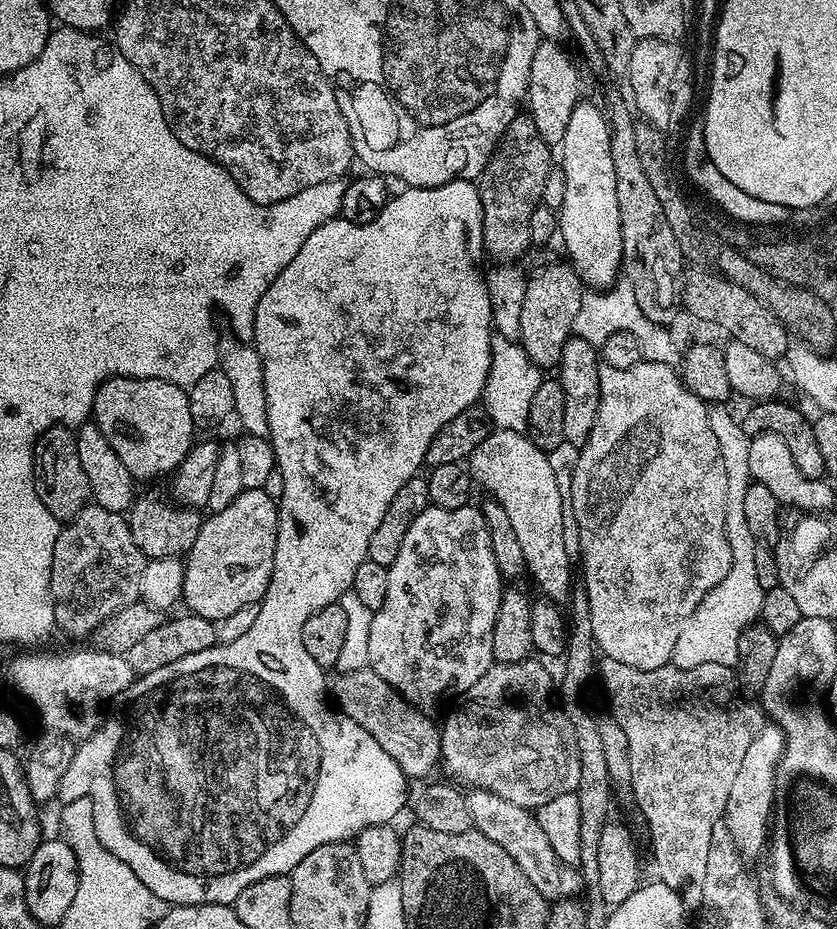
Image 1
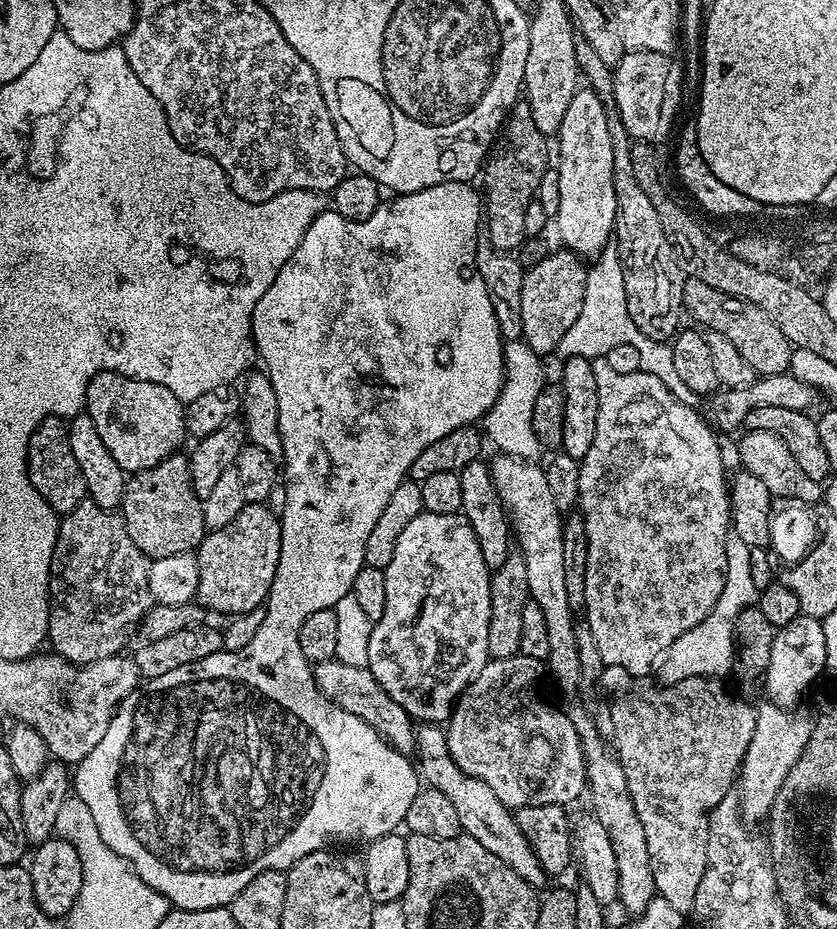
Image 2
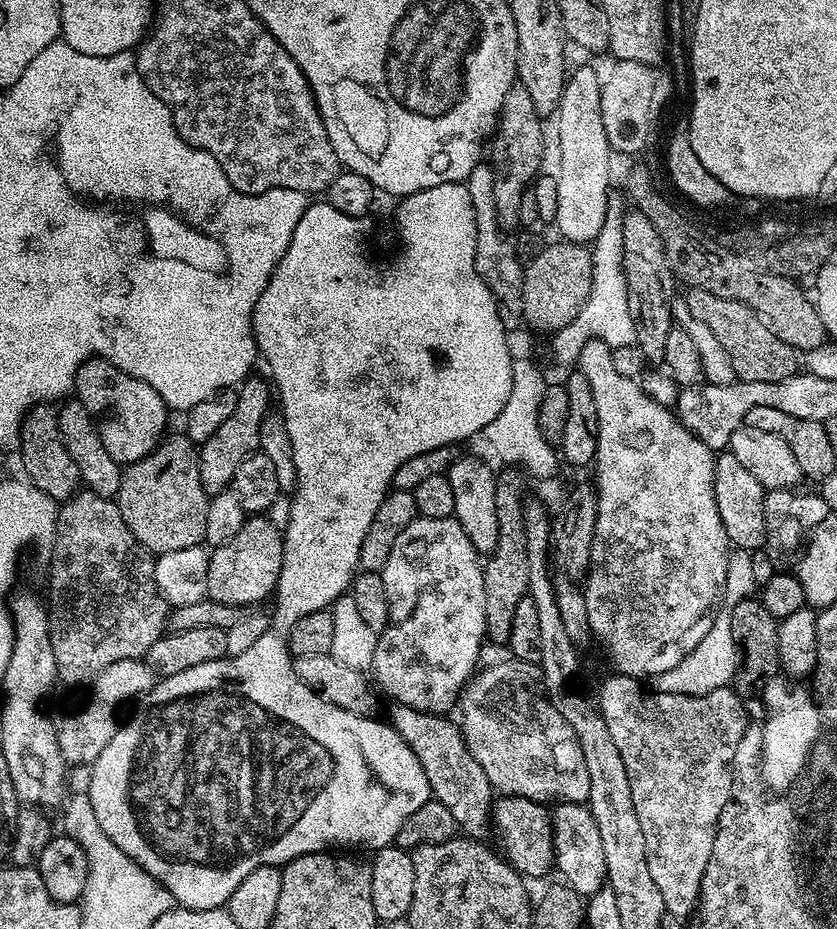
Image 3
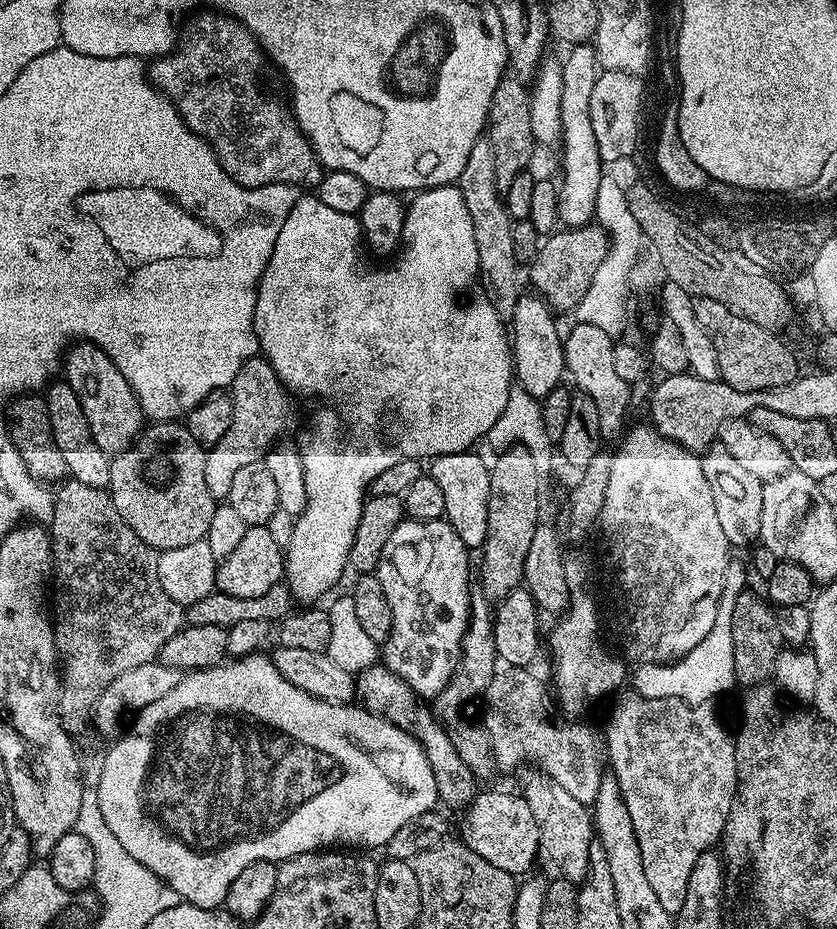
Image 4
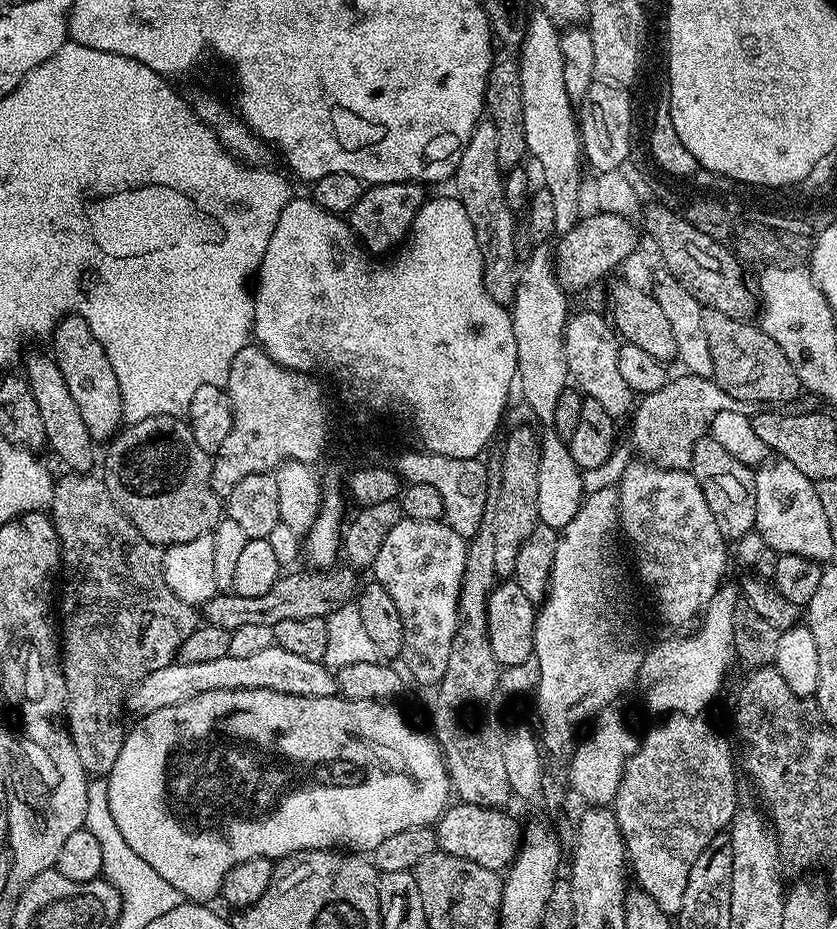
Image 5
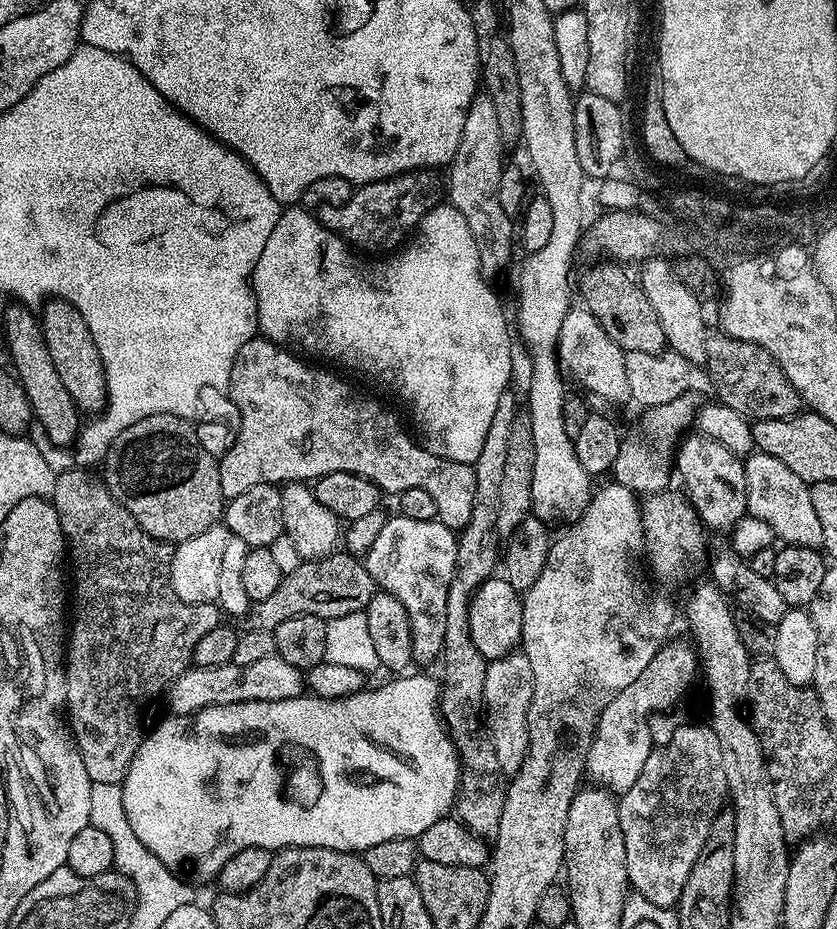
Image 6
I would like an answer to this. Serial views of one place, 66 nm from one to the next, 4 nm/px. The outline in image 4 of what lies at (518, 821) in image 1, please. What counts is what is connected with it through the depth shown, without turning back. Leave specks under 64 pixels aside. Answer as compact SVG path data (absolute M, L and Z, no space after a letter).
M380 662L358 673L356 694L363 707L386 717L394 726L411 732L413 738L424 747L424 753L430 762L430 770L434 770L439 803L449 804L452 808L460 808L459 810L467 809L478 795L478 781L466 766L466 762L462 762L462 757L454 748L454 742L450 742L444 725L437 720L435 711L429 705L427 708L424 705L427 703L417 696L414 690L410 690L410 686L406 686L406 682L398 678L398 674L394 674Z

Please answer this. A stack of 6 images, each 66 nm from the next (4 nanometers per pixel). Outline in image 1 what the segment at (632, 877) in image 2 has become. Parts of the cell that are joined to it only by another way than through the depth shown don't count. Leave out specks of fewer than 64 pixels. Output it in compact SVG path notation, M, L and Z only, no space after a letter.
M505 428L492 430L485 435L470 457L470 471L475 483L480 484L488 491L487 495L506 510L510 518L510 526L518 538L518 546L522 546L524 566L527 573L536 579L536 584L541 588L543 595L553 602L567 601L570 596L573 561L566 554L564 545L564 531L562 530L562 510L566 506L566 496L560 493L561 481L554 470L550 470L548 453L543 452L534 442L528 439L524 432L511 432Z

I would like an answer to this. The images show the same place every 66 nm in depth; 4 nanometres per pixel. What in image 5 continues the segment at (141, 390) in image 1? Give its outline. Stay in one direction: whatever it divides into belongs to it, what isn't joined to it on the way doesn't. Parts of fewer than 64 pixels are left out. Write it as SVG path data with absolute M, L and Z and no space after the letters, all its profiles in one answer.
M75 314L65 316L57 324L51 334L50 343L52 343L51 351L54 353L55 362L62 370L62 378L66 378L66 386L70 386L74 403L77 404L83 420L86 421L86 430L90 430L93 441L111 441L121 427L124 411L114 366L110 366L110 358L106 358L106 350L92 337L88 323Z

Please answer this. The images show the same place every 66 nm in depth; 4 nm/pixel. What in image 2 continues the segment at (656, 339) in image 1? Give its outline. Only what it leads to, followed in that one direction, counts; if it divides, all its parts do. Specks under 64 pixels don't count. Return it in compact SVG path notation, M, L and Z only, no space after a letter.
M609 246L600 253L588 268L586 293L582 302L581 313L570 329L566 330L562 342L557 348L557 355L561 359L570 357L586 357L588 359L601 359L605 357L614 346L626 344L634 346L640 356L640 371L654 374L684 405L695 407L700 400L696 392L690 390L679 377L675 369L674 354L667 341L648 338L642 334L630 318L629 307L626 304L625 282L623 281L621 262L615 247Z

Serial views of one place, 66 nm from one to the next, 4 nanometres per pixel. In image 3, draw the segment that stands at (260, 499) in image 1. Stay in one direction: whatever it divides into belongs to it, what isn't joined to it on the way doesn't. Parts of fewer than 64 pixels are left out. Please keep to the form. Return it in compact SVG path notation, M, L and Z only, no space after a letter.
M253 515L251 518L245 519L242 530L238 530L238 534L234 534L234 538L230 538L230 542L215 545L211 549L208 558L208 573L206 574L207 599L217 600L235 608L259 605L256 604L259 600L264 600L267 596L269 599L275 593L278 574L282 570L283 561L284 538L282 532L268 521L267 515Z

